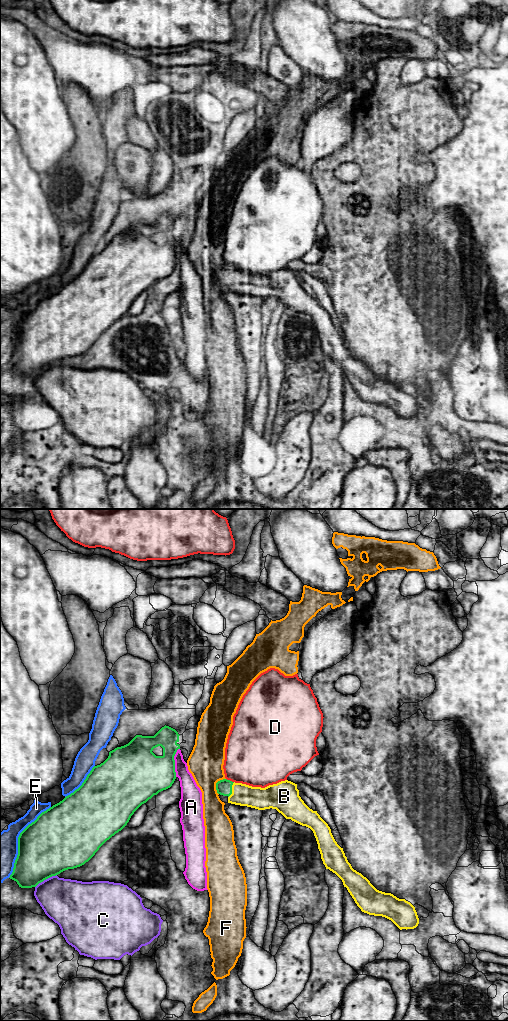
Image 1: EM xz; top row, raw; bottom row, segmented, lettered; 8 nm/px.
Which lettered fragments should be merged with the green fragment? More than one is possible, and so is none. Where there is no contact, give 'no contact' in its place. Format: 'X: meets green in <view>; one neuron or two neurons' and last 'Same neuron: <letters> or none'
A: meets green in xz; two neurons
B: meets green in xz; one neuron
C: meets green in xz; two neurons
D: meets green in xz; two neurons
E: meets green in xz; two neurons
F: meets green in xz; two neurons
Same neuron: B

